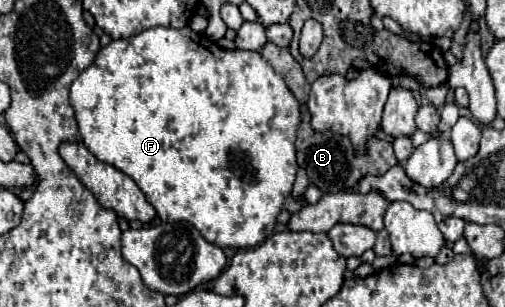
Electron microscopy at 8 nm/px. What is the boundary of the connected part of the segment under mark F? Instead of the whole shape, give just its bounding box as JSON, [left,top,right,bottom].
[71,26,301,248]

